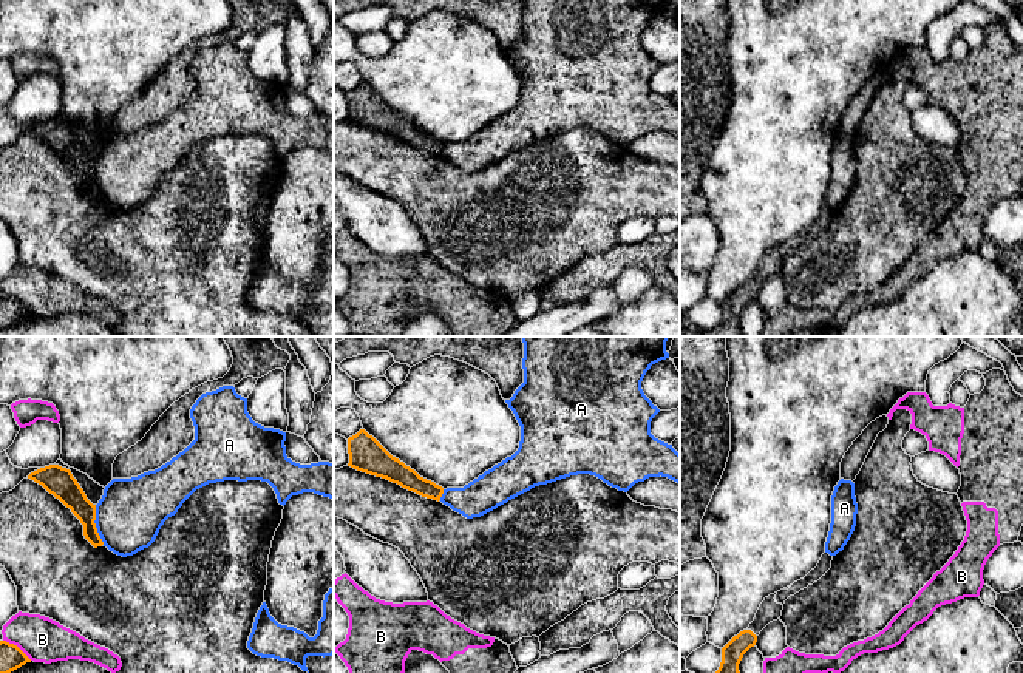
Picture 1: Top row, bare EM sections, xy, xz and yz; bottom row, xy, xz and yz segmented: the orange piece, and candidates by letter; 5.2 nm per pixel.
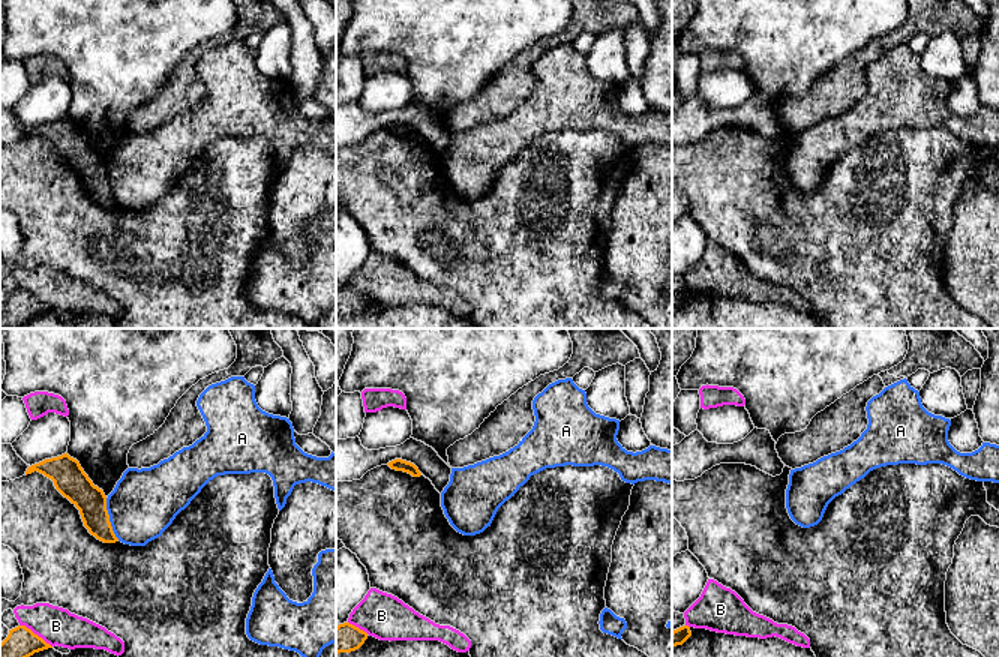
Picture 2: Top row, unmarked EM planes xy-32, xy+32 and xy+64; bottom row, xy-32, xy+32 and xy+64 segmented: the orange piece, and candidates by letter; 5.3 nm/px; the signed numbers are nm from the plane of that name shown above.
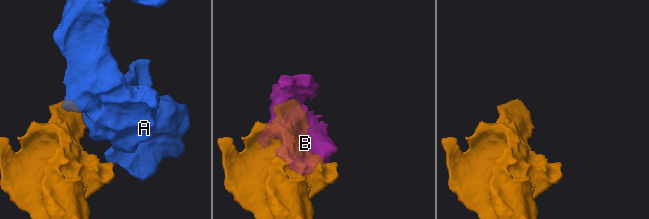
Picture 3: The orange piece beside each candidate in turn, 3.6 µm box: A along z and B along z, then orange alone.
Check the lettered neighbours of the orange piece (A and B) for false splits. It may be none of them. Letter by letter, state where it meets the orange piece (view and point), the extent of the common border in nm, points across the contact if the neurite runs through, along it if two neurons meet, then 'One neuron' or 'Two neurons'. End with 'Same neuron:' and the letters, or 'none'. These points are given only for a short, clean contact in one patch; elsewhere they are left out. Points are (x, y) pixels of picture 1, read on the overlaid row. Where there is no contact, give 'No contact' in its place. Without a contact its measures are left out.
A: Touches orange at xy (95, 525). Shared border 220 nm. Boundary: xy (95, 505), (95, 527), (104, 544). Two neurons
B: Touches orange at xy (16, 645). Shared border 190 nm. Boundary: xy (3, 639), (16, 644), (31, 659). Two neurons
Same neuron: none

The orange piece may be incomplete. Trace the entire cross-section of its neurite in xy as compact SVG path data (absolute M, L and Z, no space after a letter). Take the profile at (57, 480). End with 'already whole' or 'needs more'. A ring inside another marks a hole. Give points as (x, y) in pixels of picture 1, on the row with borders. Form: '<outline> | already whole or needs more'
M59 465L40 468L28 475L28 479L42 485L49 494L59 499L83 525L85 539L94 546L104 542L96 528L96 505L93 505L71 471Z | already whole

